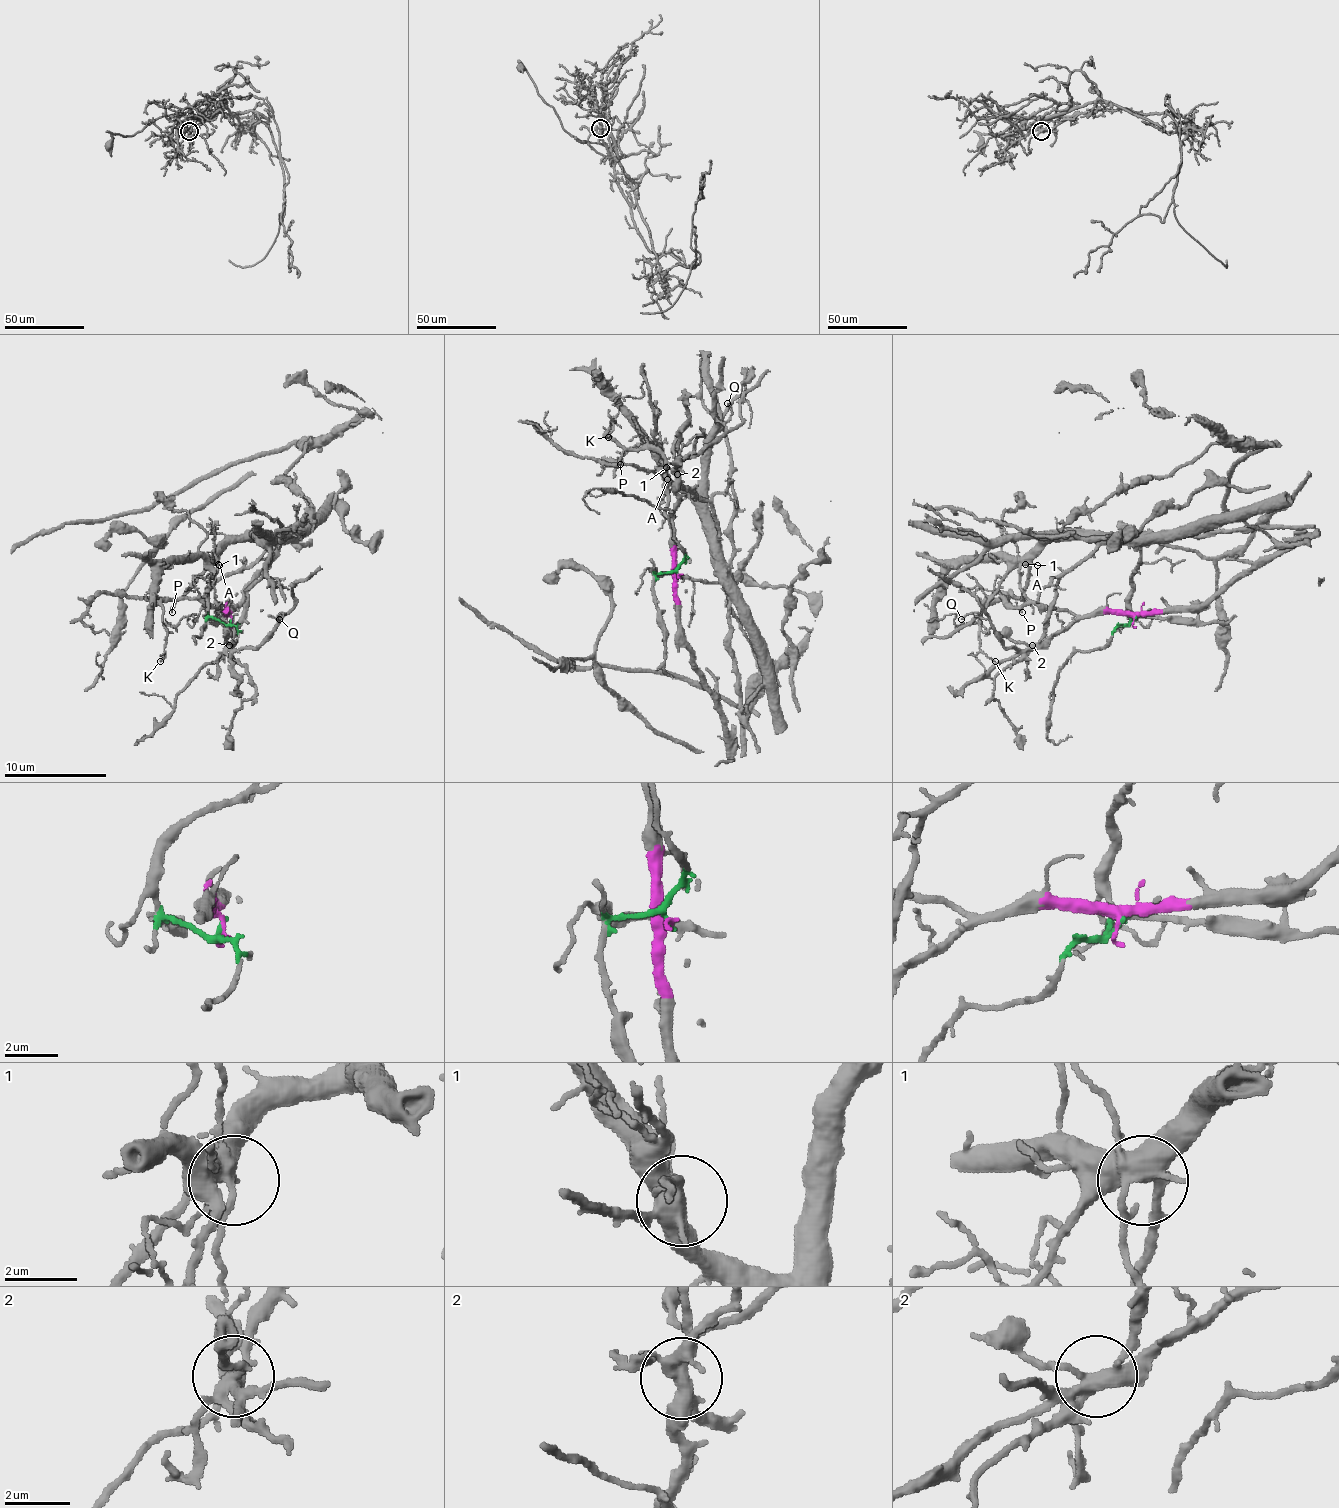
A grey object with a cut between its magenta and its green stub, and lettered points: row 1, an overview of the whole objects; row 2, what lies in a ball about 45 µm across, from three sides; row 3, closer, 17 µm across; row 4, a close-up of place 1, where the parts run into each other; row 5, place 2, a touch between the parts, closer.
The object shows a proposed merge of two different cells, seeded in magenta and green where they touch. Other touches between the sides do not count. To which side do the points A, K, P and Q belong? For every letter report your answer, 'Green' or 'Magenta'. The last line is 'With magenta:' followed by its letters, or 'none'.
A: Magenta
K: Magenta
P: Magenta
Q: Magenta
With magenta: A, K, P, Q

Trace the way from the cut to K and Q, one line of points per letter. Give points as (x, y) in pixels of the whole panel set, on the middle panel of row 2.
K: (679, 575), (661, 454), (625, 449), (610, 431), (615, 420), (607, 436)
Q: (679, 575), (674, 562), (672, 521), (679, 464), (702, 451), (726, 431), (731, 415), (728, 402)

